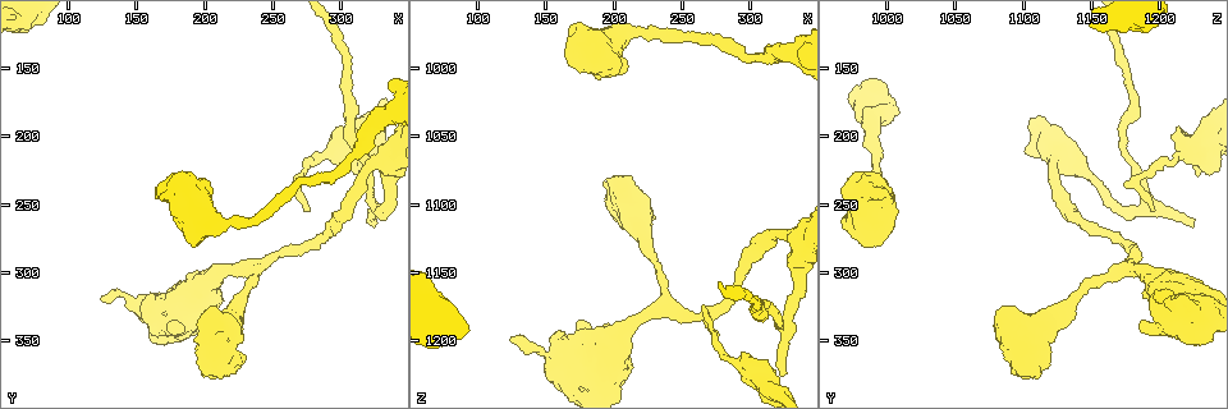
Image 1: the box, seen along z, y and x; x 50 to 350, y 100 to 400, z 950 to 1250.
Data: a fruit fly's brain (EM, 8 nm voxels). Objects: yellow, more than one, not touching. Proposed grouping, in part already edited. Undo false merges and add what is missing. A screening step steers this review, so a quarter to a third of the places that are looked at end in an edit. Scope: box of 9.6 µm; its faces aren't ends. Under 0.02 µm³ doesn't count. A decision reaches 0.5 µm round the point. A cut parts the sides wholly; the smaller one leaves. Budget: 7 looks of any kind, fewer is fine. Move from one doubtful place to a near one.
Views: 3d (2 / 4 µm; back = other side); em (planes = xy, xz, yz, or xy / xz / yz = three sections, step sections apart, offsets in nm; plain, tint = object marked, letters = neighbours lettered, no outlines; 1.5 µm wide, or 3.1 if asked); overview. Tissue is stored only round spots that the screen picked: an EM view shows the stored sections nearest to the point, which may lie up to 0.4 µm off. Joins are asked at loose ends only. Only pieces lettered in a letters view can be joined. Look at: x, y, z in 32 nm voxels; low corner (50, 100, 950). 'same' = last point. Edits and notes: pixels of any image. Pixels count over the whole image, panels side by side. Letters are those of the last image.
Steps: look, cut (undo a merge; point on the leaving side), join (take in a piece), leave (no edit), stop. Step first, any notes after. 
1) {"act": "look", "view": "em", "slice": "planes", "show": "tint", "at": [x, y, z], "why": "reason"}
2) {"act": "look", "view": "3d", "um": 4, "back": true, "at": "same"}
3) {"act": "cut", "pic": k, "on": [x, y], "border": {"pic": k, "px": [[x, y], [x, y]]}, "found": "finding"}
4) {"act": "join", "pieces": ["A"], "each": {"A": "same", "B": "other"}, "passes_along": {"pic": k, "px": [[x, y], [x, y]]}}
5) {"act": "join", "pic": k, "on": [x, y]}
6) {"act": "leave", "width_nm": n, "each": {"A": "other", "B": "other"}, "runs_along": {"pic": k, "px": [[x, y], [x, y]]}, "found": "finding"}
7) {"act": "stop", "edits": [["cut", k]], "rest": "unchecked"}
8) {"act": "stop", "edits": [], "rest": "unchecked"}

{"act": "look", "view": "em", "slice": "planes", "show": "tint", "at": [324, 266, 1226]}

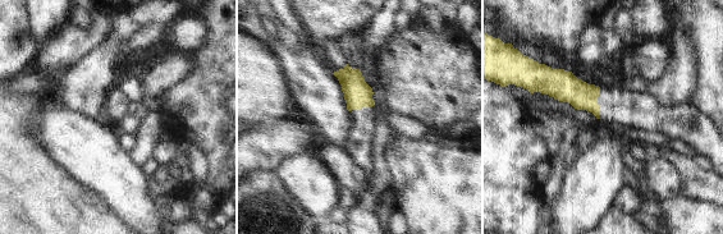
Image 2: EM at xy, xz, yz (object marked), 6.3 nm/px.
{"act": "look", "view": "em", "slice": "planes", "show": "letters", "at": "same", "why": "what lies round it"}

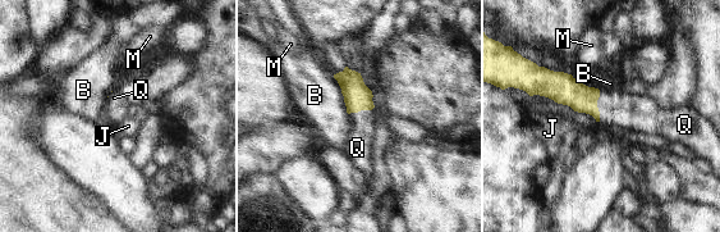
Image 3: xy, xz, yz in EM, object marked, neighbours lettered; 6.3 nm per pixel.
{"act": "join", "pic": 3, "on": [631, 113], "longest_contact_nm": ["B", 280], "each": {"B": "other", "J": "other", "M": "other", "Q": "same"}, "passes_along": {"pic": 3, "px": [[562, 87], [596, 105], [631, 113]]}, "found": "the cell continues"}

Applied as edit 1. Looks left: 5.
{"act": "look", "view": "overview", "why": "see it whole again"}

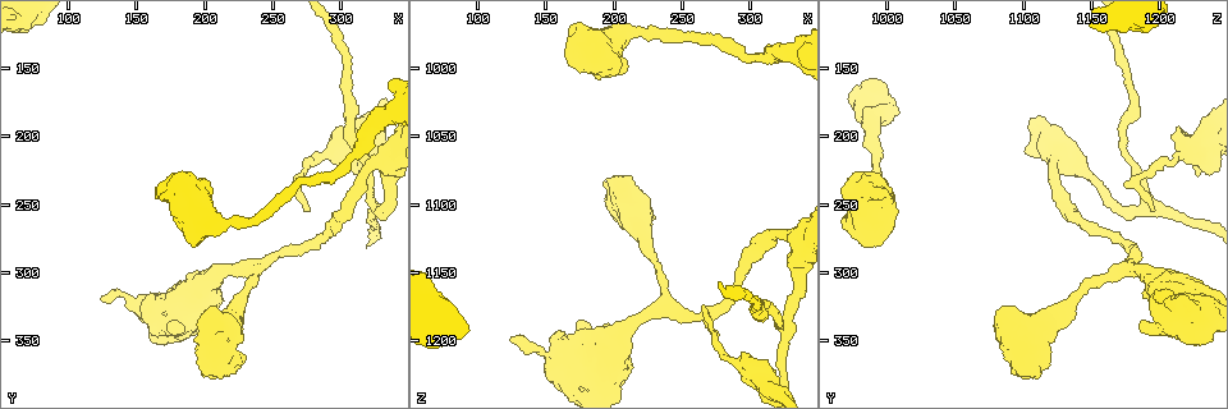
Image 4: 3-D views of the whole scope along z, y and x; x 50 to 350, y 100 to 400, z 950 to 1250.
{"act": "look", "view": "3d", "um": 2, "at": [288, 216, 1214], "why": "calibre changes"}

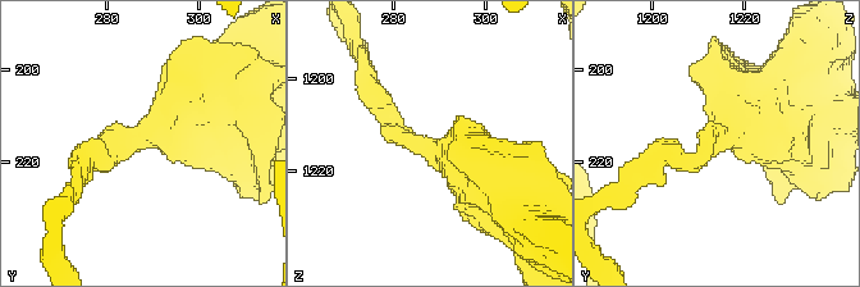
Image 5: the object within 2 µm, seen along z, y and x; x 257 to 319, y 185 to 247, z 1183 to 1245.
{"act": "look", "view": "em", "slice": "xz", "step": 4, "show": "tint", "at": [286, 215, 1214], "arm_widths_nm": [180, 480]}

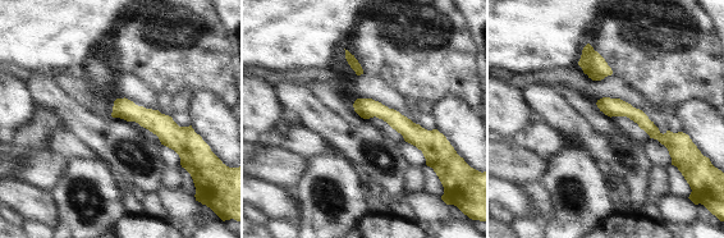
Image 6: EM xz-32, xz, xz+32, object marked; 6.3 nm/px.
{"act": "look", "view": "em", "slice": "planes", "show": "letters", "at": "same", "why": "cut it another way"}

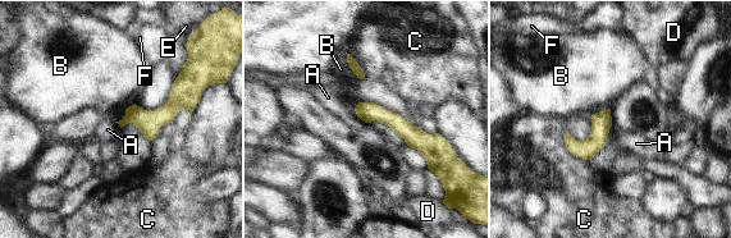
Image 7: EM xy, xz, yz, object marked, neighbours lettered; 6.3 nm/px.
{"act": "leave", "each": {"A": "other", "B": "other", "C": "other", "D": "other", "E": "other", "F": "other"}, "border": {"pic": 7, "px": [[567, 131], [565, 146], [588, 160]]}, "found": "one cell here"}

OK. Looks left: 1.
{"act": "stop", "edits": [["join", 3]], "rest": "unchecked"}

